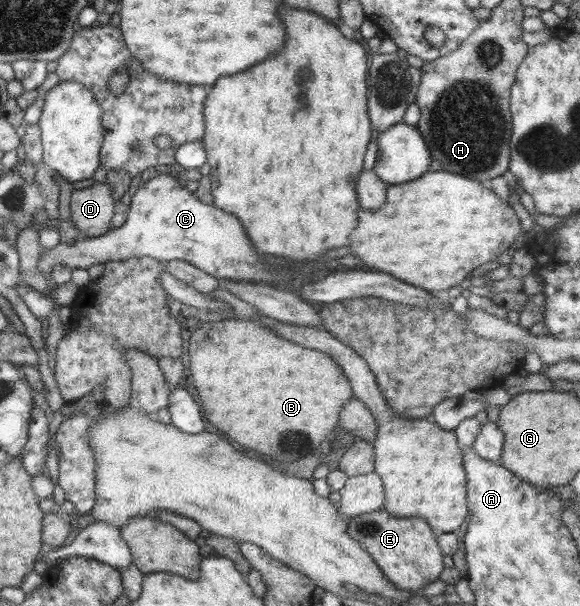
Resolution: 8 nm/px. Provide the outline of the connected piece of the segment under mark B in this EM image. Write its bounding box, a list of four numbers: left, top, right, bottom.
[188,317,353,466]

